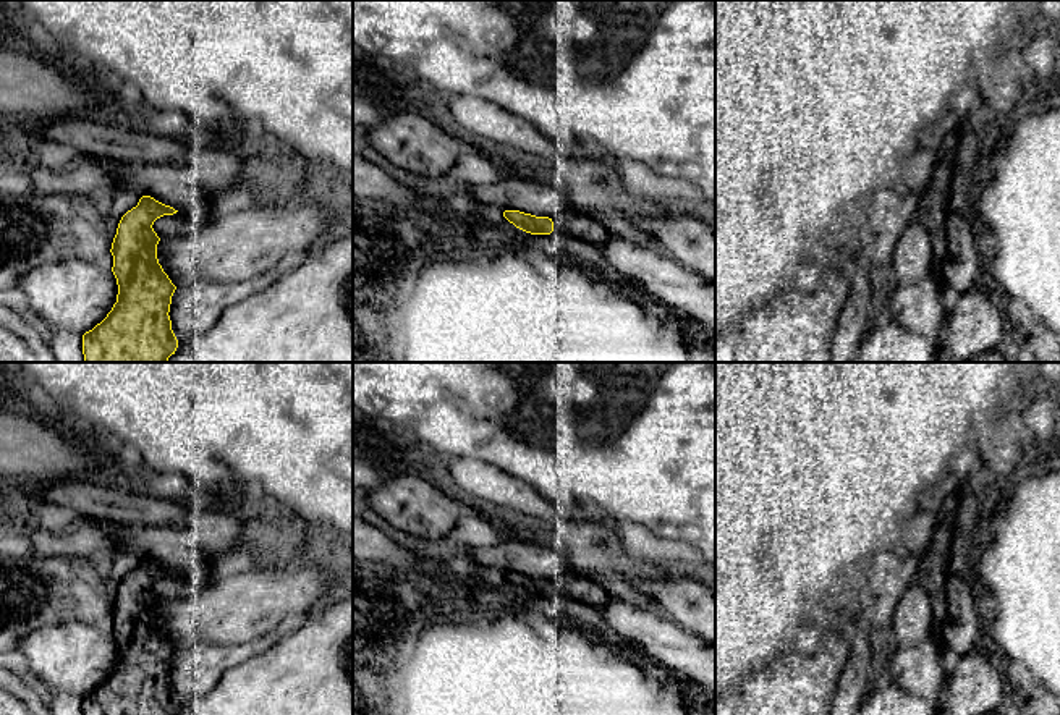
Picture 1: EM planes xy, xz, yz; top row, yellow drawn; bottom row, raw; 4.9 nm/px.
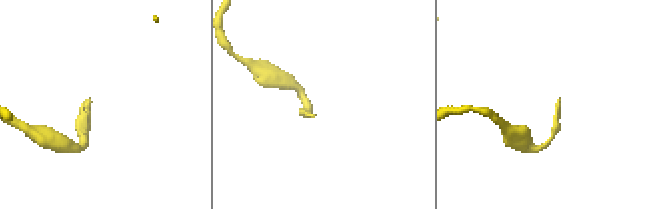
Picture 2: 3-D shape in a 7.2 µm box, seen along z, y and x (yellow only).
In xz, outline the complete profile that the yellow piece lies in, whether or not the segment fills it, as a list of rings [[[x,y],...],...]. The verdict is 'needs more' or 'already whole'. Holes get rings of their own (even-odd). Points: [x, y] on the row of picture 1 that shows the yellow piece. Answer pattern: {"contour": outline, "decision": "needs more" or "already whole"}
{"contour": [[[566,209],[553,218],[536,217],[519,210],[505,210],[503,217],[516,228],[531,235],[550,235],[553,230],[558,230],[596,246],[602,246],[613,238],[604,223],[586,214],[575,212],[573,209]]], "decision": "needs more"}

